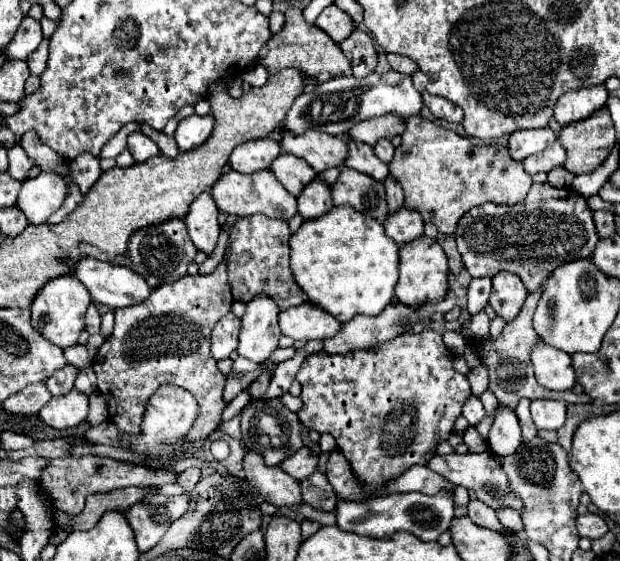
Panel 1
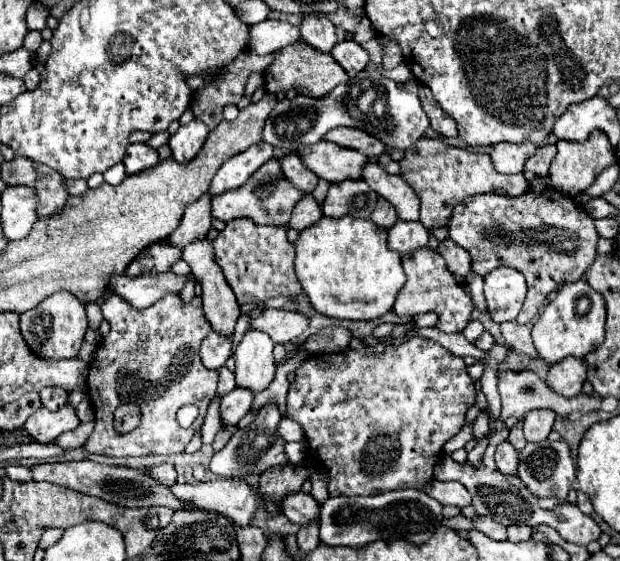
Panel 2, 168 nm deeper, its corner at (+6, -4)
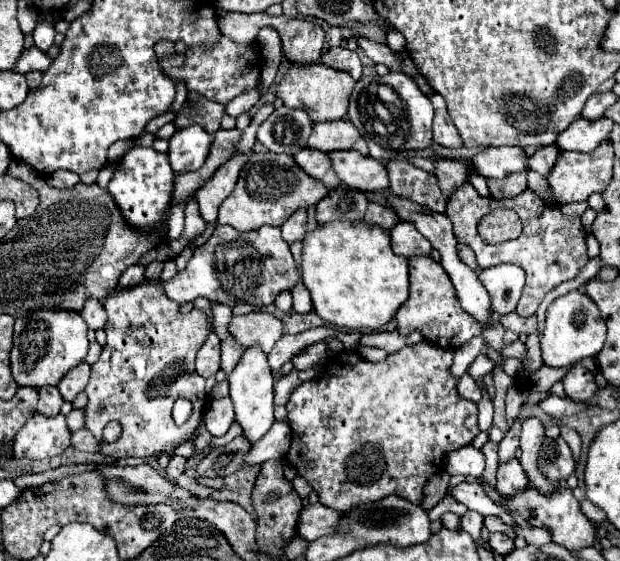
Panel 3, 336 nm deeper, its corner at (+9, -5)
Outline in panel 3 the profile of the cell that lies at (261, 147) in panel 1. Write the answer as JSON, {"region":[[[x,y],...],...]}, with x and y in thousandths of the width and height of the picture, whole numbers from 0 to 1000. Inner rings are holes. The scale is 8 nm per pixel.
{"region":[[[381,275],[368,289],[361,289],[335,324],[329,324],[316,342],[313,353],[323,364],[323,385],[332,399],[348,399],[352,392],[352,371],[365,357],[365,349],[377,339],[377,328],[384,321],[384,307],[394,292],[400,275]]]}

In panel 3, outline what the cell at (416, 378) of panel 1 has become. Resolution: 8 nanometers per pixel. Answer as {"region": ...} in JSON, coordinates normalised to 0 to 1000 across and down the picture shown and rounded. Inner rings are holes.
{"region":[[[687,606],[671,613],[671,617],[655,617],[639,631],[626,631],[626,638],[619,645],[594,645],[577,627],[555,627],[555,631],[545,631],[545,635],[532,638],[529,667],[519,677],[487,681],[471,699],[471,706],[468,706],[468,713],[461,720],[465,752],[468,752],[468,763],[471,763],[471,791],[468,791],[468,799],[465,799],[461,813],[458,813],[461,824],[477,838],[481,848],[487,848],[503,866],[503,873],[513,881],[513,888],[516,888],[516,895],[523,902],[548,909],[548,913],[561,913],[565,902],[577,902],[577,898],[590,898],[590,895],[610,895],[610,891],[616,891],[616,888],[623,888],[629,881],[645,884],[652,891],[661,891],[665,898],[677,898],[681,884],[684,884],[681,870],[687,866],[687,859],[700,845],[713,845],[716,809],[726,806],[726,802],[739,802],[739,799],[748,799],[748,795],[761,791],[761,784],[774,774],[768,720],[739,706],[739,699],[735,699],[739,677],[723,663],[726,649],[729,649],[729,638],[732,638],[729,624],[706,620],[706,617],[700,617],[700,613],[687,610]]]}

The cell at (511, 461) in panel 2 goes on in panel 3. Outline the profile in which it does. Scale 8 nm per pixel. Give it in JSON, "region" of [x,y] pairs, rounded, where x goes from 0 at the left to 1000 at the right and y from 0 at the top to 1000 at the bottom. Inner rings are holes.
{"region":[[[823,820],[816,827],[806,827],[803,831],[803,863],[800,863],[800,873],[823,888],[842,873],[852,870],[852,856],[848,856],[848,845],[842,841],[842,831],[835,827],[835,820]]]}

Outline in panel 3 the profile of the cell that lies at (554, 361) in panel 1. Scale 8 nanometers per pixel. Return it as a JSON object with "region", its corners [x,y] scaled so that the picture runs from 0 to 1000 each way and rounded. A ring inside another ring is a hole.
{"region":[[[929,649],[929,652],[919,656],[919,663],[910,670],[906,684],[910,684],[913,706],[919,713],[926,713],[926,717],[948,717],[961,702],[961,695],[965,695],[958,667],[948,663],[935,649]]]}

